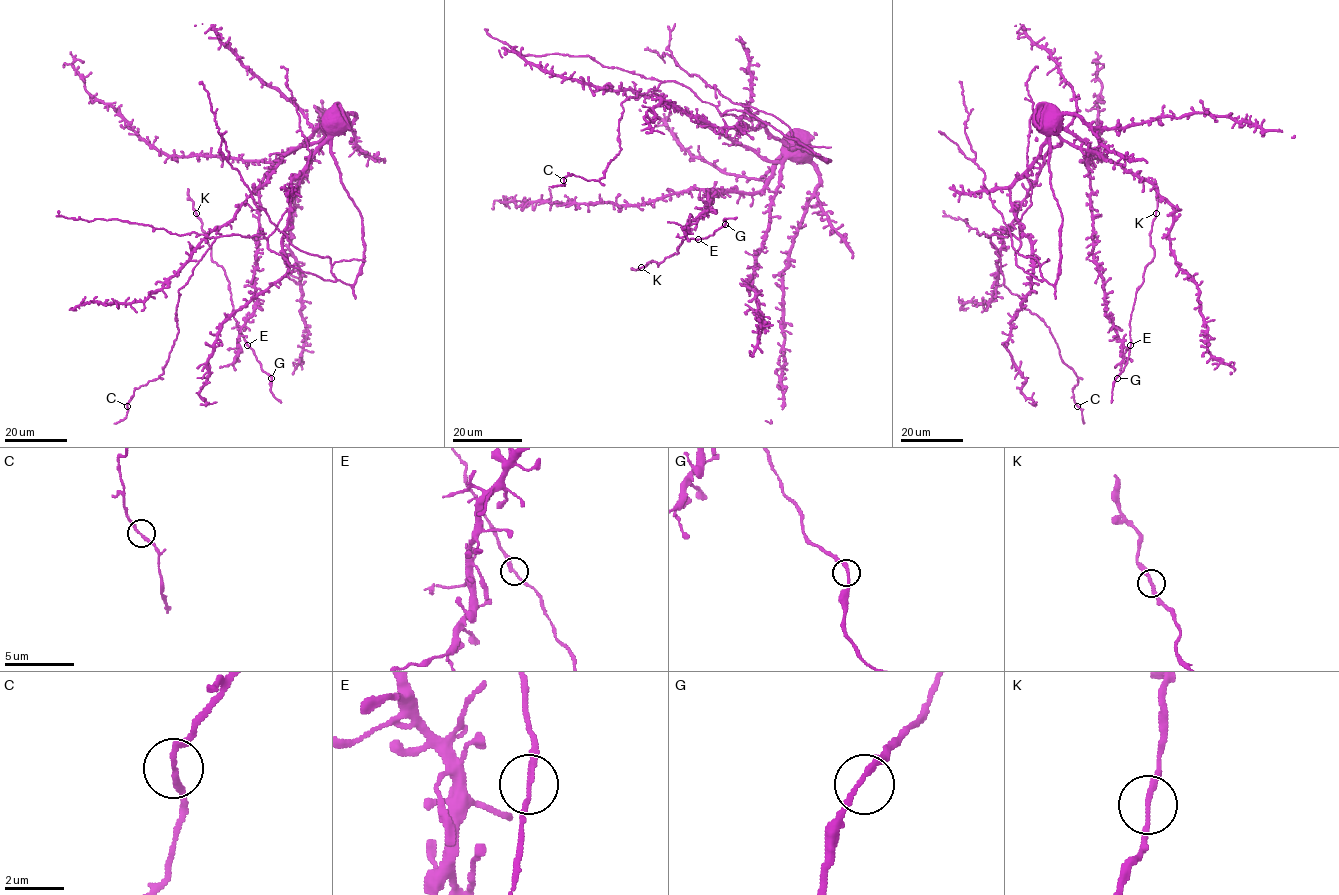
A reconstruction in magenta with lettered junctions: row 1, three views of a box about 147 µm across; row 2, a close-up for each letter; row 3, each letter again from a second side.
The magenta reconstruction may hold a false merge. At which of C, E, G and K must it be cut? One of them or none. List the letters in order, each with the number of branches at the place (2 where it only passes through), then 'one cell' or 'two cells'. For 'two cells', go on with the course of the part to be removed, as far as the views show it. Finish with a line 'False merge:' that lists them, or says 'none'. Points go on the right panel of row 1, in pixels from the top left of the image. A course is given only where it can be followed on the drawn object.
C: 2 | one cell
E: 2 | one cell
G: 2 | one cell
K: 2 | one cell
False merge: none

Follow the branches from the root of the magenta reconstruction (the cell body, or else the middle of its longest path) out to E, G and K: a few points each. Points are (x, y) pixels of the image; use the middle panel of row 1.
E: (789, 141), (771, 177), (760, 190), (721, 192), (708, 197), (708, 211), (687, 227), (693, 239), (699, 239)
G: (789, 141), (760, 190), (712, 194), (708, 211), (687, 230), (698, 239), (725, 224)
K: (789, 141), (760, 190), (712, 194), (679, 252), (641, 267)

